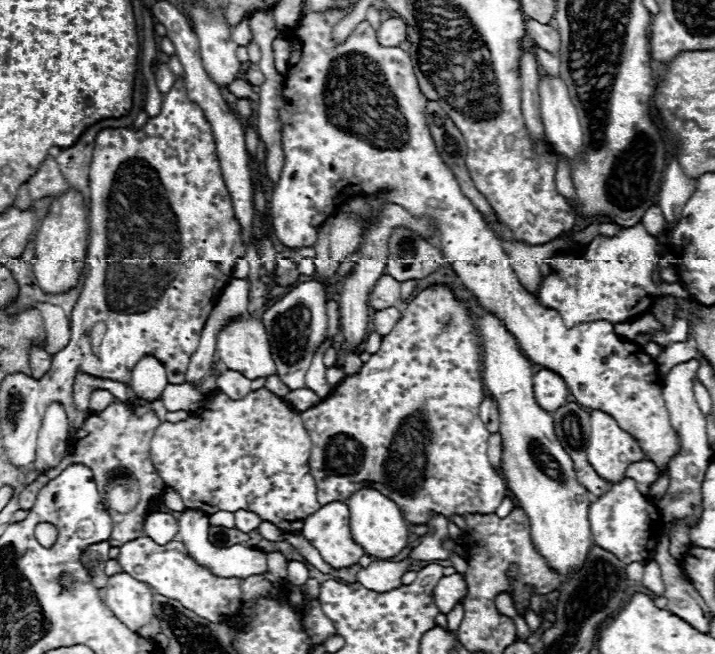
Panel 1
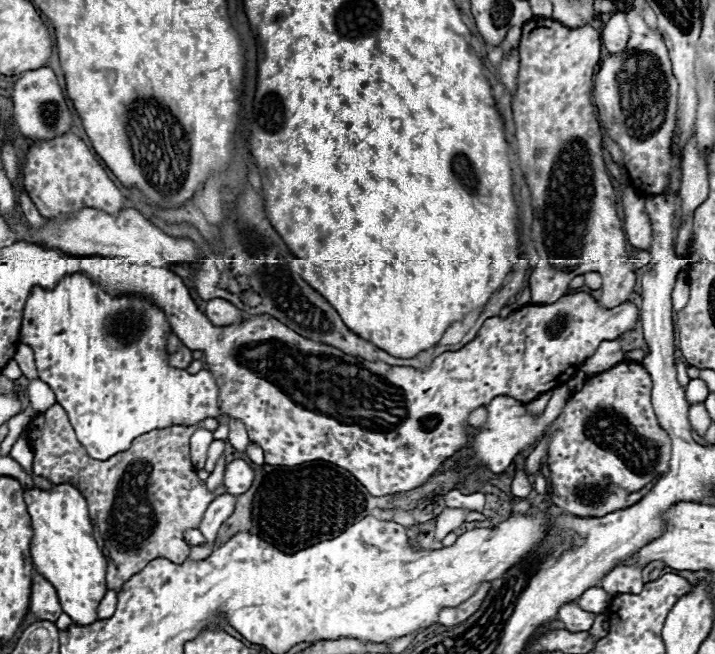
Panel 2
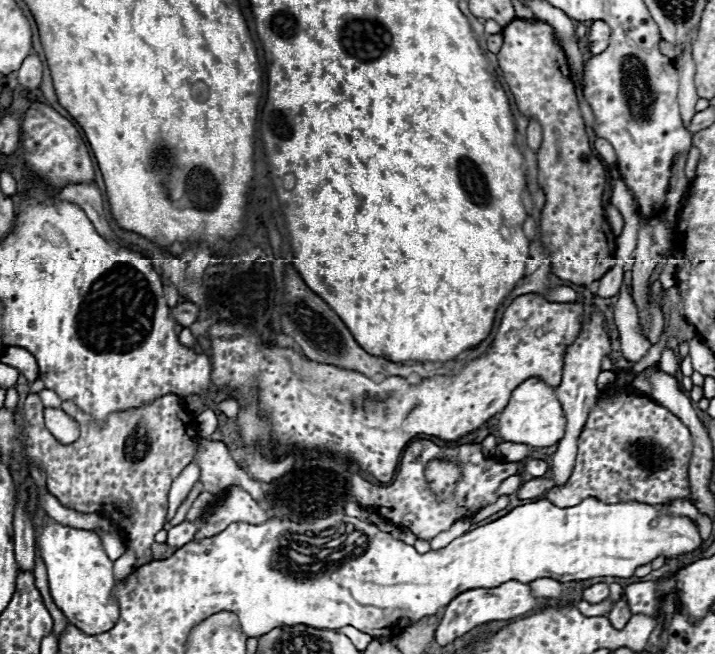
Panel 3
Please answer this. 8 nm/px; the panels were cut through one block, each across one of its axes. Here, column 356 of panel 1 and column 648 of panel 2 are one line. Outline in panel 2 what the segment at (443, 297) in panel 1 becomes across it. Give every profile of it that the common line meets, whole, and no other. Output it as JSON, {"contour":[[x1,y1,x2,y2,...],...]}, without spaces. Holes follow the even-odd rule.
{"contour":[[624,360,620,364,616,364,614,368,606,370,606,372,600,372,600,374,594,374,594,376,588,376,584,386,574,392,566,406,562,408,560,416,544,430,544,434,550,436,548,440,548,468,550,468,550,498,552,502,562,510,562,512,568,512,572,516,590,516,590,518,600,518,604,514,610,514,610,512,616,512,616,510,622,510,622,508,628,508,628,506,634,506,644,494,634,494,638,490,642,490,646,484,654,482,660,478,660,474,666,474,668,472,668,462,670,462,670,438,668,434,664,432,664,428,660,426,656,414,654,414,654,408,652,408,652,400,650,400,650,394,652,394,652,378,650,374,646,372,646,368,640,364,640,362,632,362,632,360]]}

